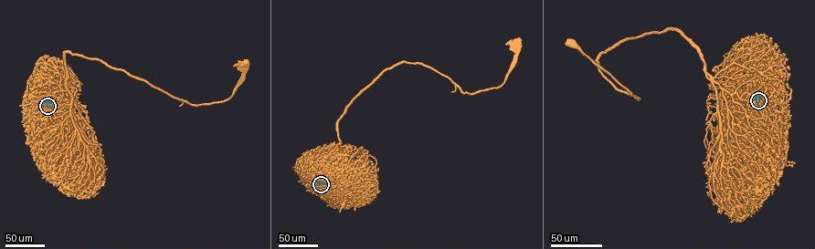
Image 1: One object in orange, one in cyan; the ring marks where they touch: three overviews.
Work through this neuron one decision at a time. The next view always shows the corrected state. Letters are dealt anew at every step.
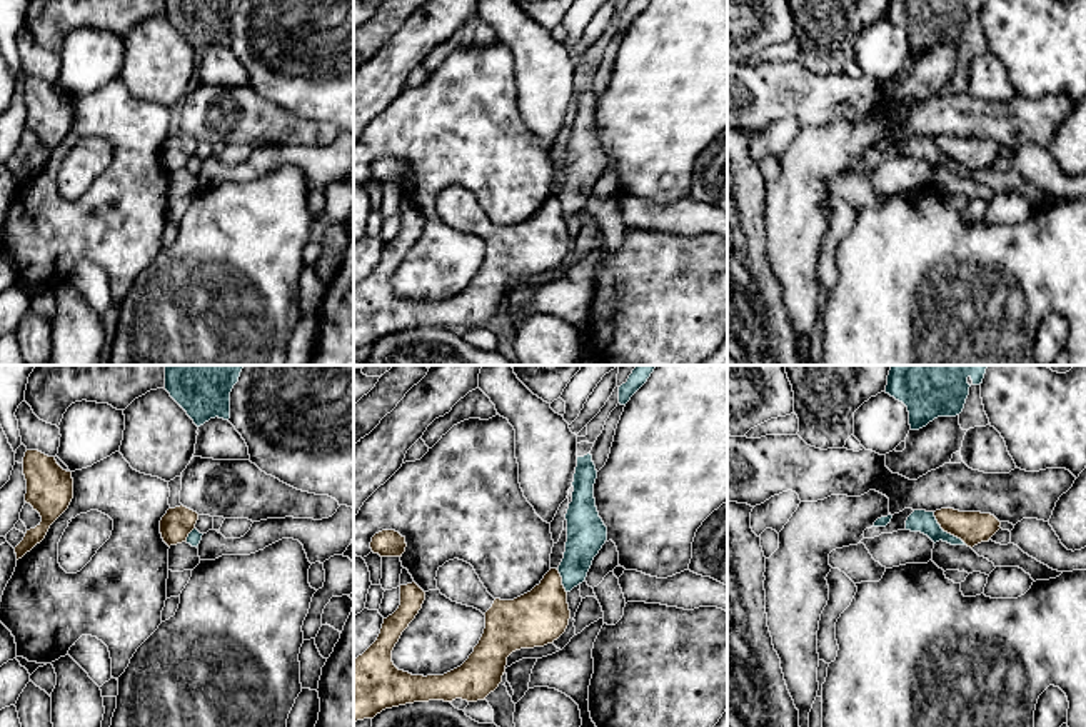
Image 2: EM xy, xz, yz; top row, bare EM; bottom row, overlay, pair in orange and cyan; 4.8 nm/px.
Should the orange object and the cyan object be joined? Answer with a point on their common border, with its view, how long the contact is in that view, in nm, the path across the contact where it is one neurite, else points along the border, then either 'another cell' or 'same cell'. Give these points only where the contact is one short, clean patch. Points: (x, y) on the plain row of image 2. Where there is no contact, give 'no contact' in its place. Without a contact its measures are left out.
yz (946, 157) | 220 nm | along yz (933, 139), (945, 157), (966, 170) | another cell

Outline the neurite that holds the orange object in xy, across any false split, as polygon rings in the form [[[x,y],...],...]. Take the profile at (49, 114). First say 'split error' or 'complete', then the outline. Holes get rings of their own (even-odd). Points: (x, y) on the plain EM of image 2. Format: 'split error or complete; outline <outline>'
complete; outline [[[27,77],[23,102],[27,107],[25,128],[40,140],[42,148],[27,157],[23,167],[15,173],[17,187],[45,165],[50,152],[68,135],[73,125],[72,98],[63,97],[55,83]]]

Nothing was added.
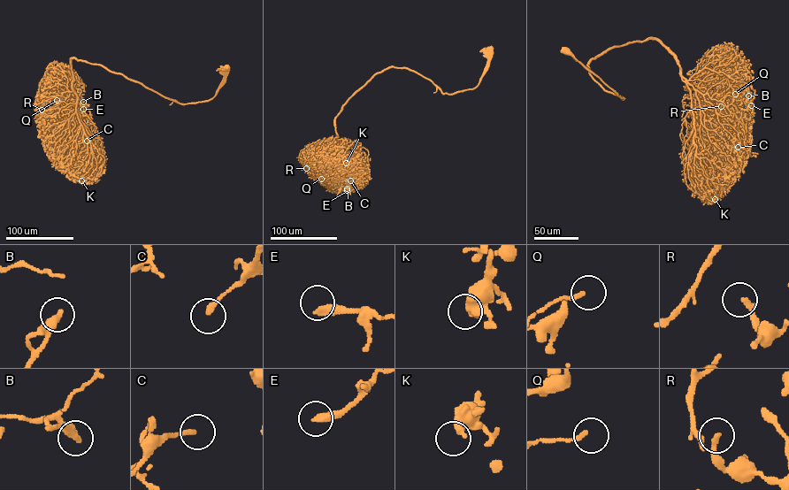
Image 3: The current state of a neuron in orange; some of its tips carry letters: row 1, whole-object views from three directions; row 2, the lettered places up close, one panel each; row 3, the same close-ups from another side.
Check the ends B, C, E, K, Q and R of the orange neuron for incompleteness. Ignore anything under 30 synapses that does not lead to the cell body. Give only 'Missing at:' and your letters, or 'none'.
Missing at: none

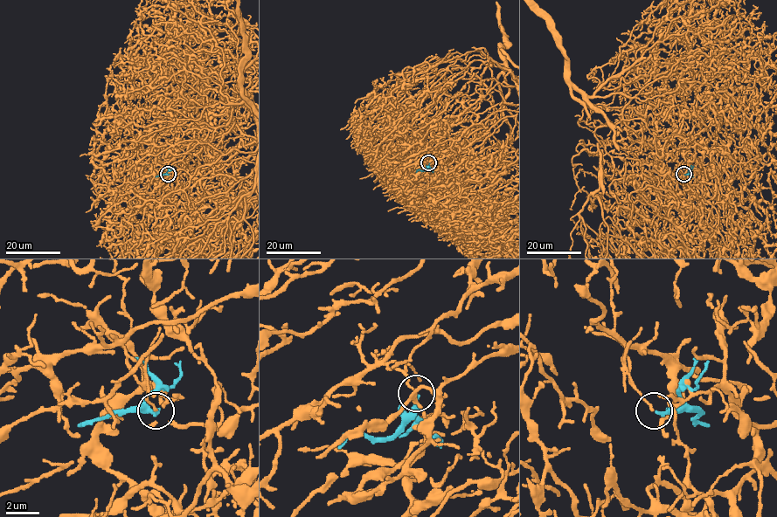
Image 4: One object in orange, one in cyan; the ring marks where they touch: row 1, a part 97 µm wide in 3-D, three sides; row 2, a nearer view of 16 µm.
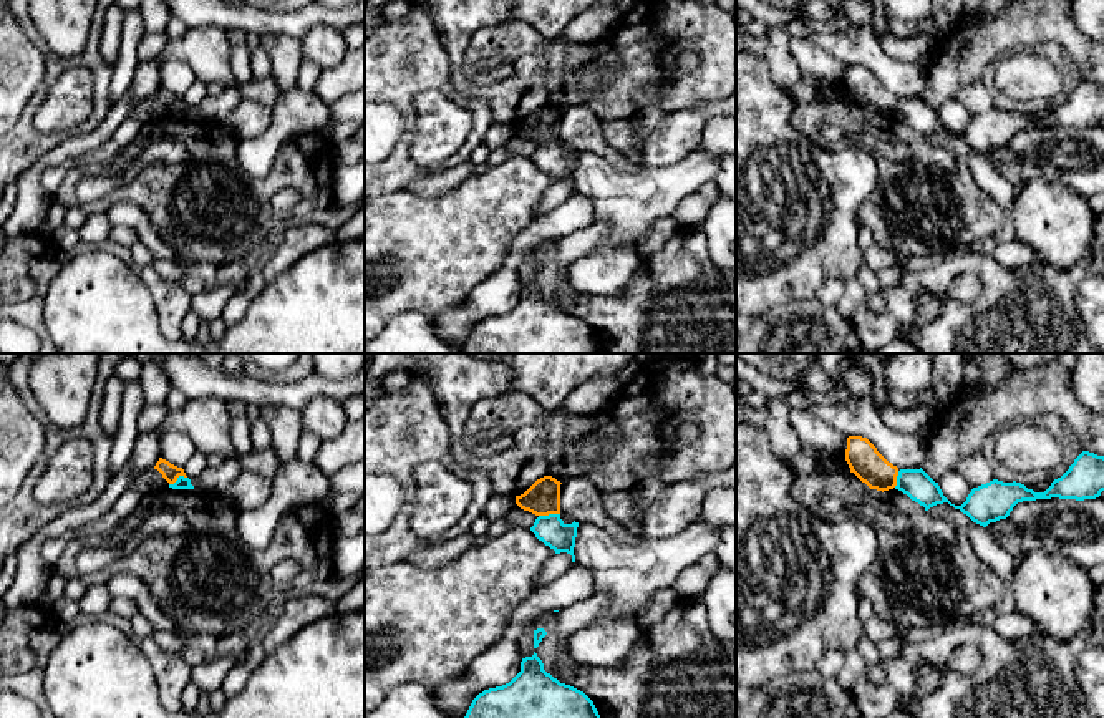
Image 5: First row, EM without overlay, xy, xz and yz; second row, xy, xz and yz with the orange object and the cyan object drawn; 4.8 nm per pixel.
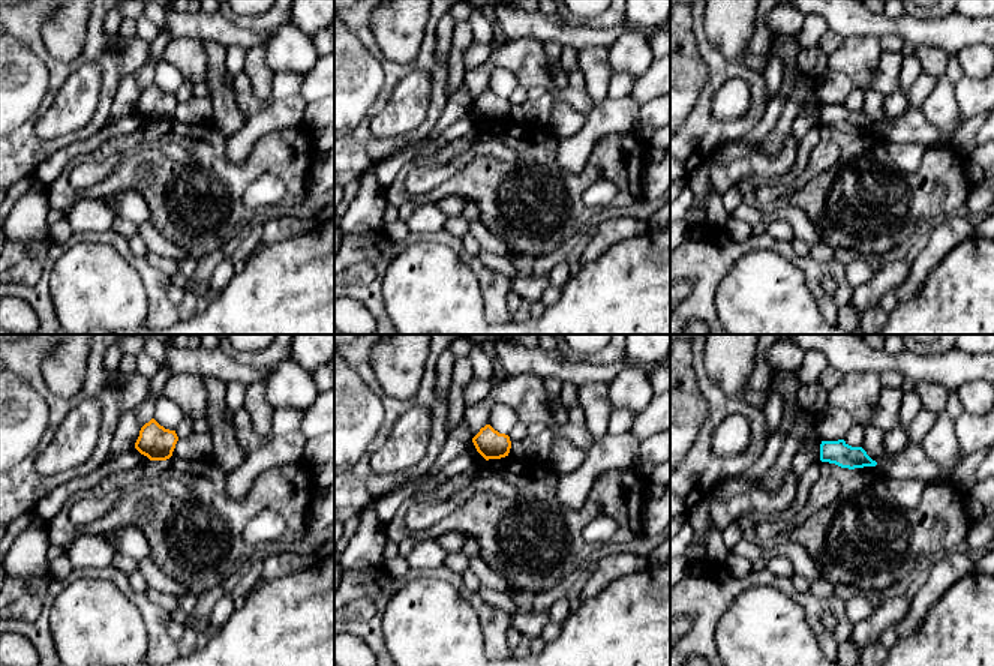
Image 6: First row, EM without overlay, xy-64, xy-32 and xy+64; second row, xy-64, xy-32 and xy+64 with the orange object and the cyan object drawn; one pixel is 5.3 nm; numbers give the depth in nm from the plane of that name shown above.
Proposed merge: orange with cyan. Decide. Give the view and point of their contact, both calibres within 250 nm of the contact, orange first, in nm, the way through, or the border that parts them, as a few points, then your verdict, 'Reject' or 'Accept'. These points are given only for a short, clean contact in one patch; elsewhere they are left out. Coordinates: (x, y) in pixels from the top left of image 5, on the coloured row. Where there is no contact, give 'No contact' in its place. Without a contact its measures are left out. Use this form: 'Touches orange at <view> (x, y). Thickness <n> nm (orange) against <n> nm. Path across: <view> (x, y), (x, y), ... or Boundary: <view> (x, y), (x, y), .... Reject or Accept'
Touches orange at xz (549, 513). Thickness 170 nm (orange) against 140 nm. Boundary: xz (559, 513), (539, 516). Reject

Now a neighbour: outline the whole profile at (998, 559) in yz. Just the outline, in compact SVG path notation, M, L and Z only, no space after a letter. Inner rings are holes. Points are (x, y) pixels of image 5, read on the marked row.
M970 521L968 539L978 559L1000 579L1005 582L1013 579L1018 560L993 539L986 527Z

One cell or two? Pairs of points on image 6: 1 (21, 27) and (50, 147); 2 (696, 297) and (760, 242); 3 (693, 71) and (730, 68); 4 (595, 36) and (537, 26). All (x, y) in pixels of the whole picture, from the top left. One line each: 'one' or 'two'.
1: one
2: one
3: two
4: one

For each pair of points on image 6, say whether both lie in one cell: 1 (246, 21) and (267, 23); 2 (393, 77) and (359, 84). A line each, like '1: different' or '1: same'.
1: same
2: different

